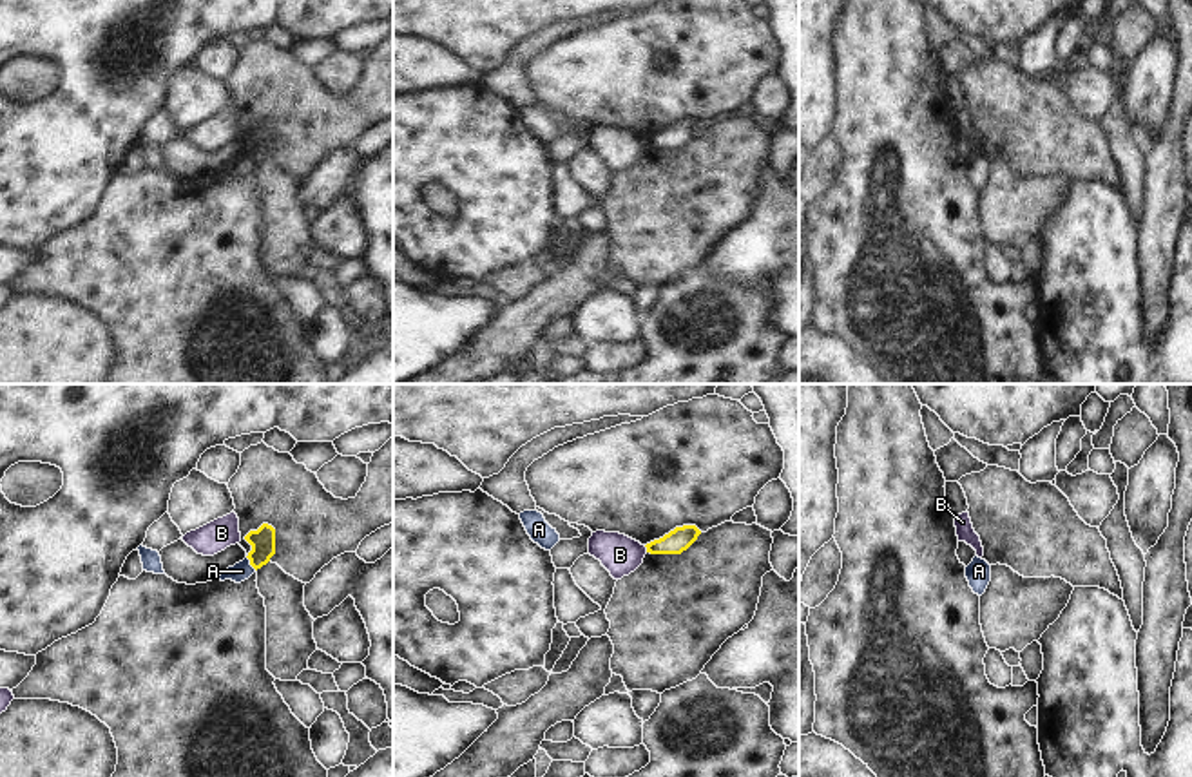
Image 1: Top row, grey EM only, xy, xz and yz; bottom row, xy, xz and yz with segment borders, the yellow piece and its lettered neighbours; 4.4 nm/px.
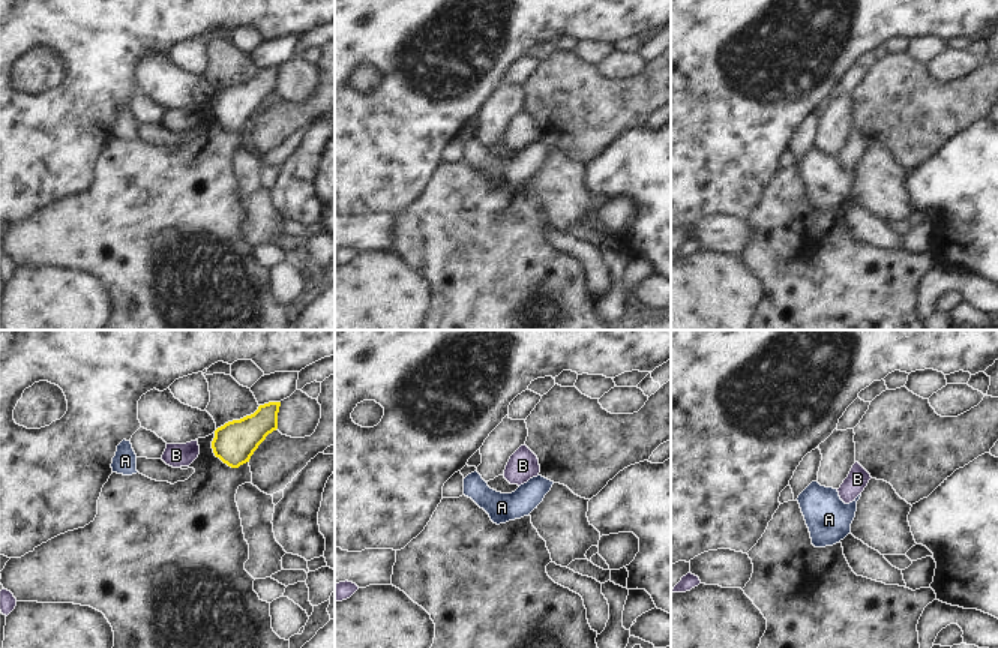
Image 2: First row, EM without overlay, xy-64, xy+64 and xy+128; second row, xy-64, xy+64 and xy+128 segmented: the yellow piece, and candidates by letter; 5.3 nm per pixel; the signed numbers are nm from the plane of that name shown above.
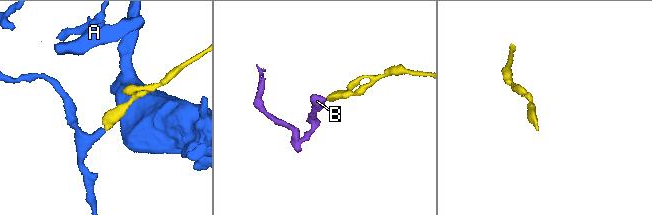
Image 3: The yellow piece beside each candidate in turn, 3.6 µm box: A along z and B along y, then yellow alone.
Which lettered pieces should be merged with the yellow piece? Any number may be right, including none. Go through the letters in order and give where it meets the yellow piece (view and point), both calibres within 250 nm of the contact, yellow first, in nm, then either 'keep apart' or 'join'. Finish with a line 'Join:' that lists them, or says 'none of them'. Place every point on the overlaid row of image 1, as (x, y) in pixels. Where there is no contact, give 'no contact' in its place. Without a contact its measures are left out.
A: meets yellow in xy at (250, 564); 110 nm thick on the yellow side, 90 nm on the other; keep apart
B: meets yellow in xz at (647, 549); 110 nm thick on the yellow side, 180 nm on the other; keep apart
Join: none of them

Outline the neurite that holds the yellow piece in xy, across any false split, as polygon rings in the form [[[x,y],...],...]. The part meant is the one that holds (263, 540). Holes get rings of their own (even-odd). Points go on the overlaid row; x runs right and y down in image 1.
[[[263,523],[257,531],[250,531],[245,540],[252,545],[248,552],[250,565],[257,571],[275,554],[275,529]]]

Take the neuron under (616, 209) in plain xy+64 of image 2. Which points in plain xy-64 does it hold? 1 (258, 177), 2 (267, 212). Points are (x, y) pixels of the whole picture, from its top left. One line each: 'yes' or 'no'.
1: no
2: no

